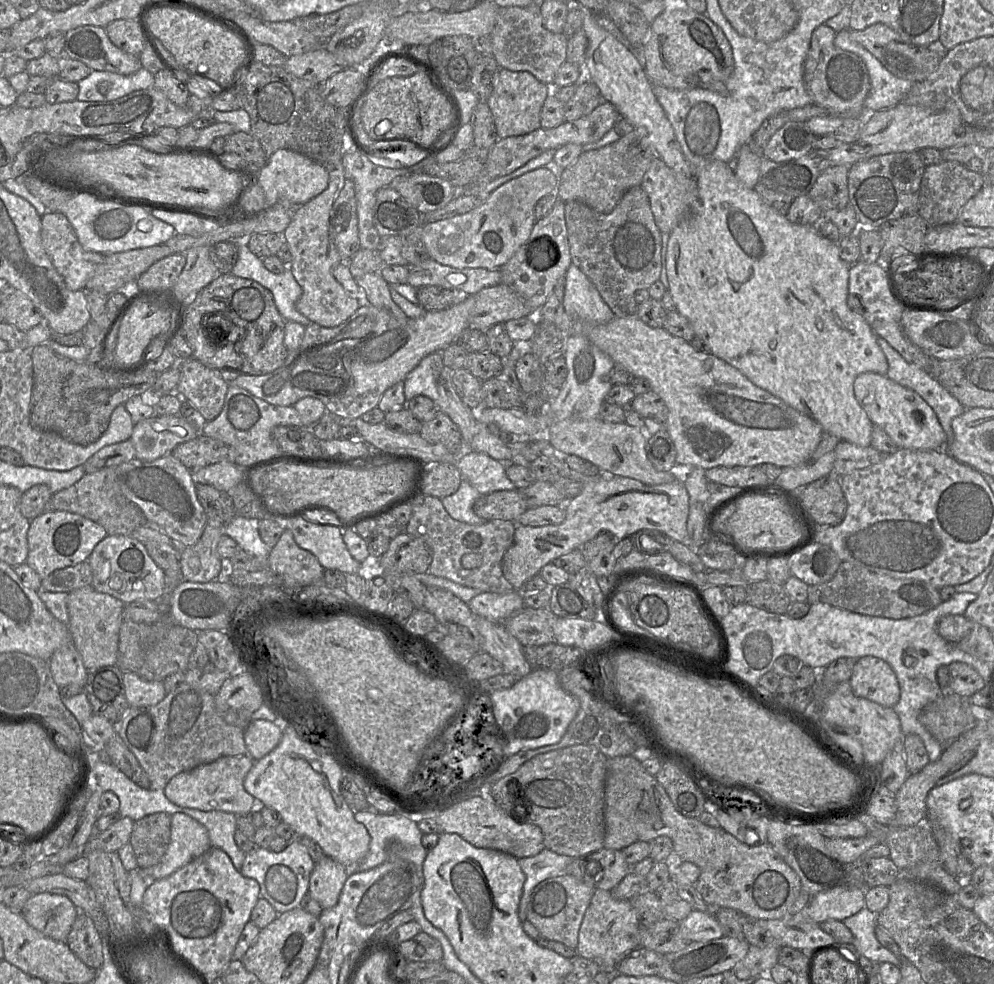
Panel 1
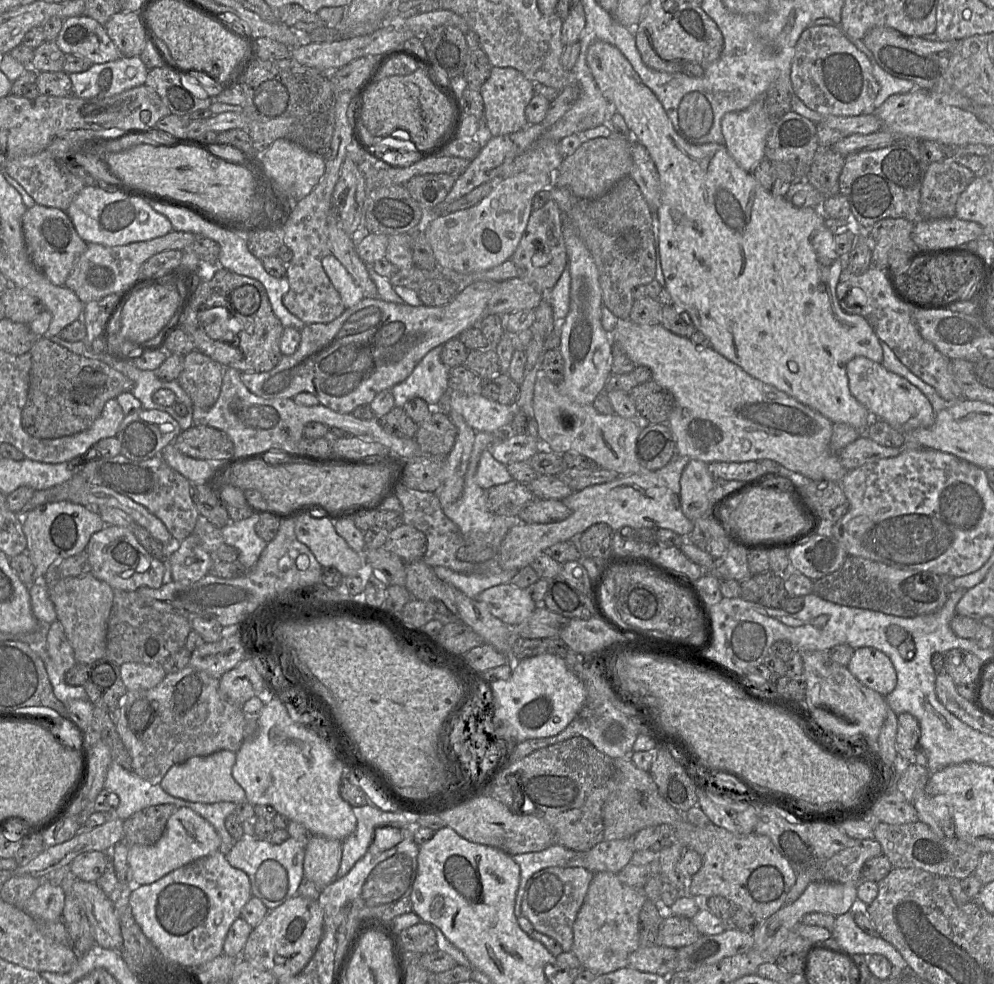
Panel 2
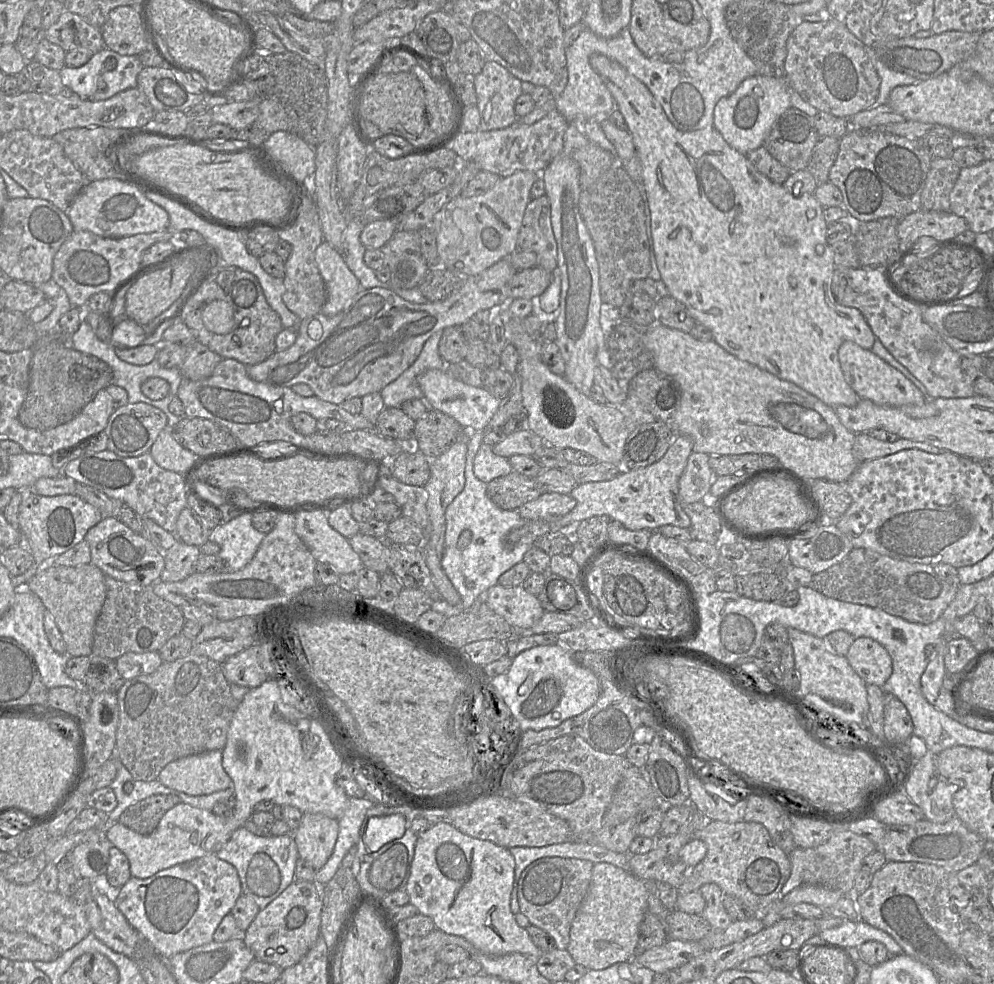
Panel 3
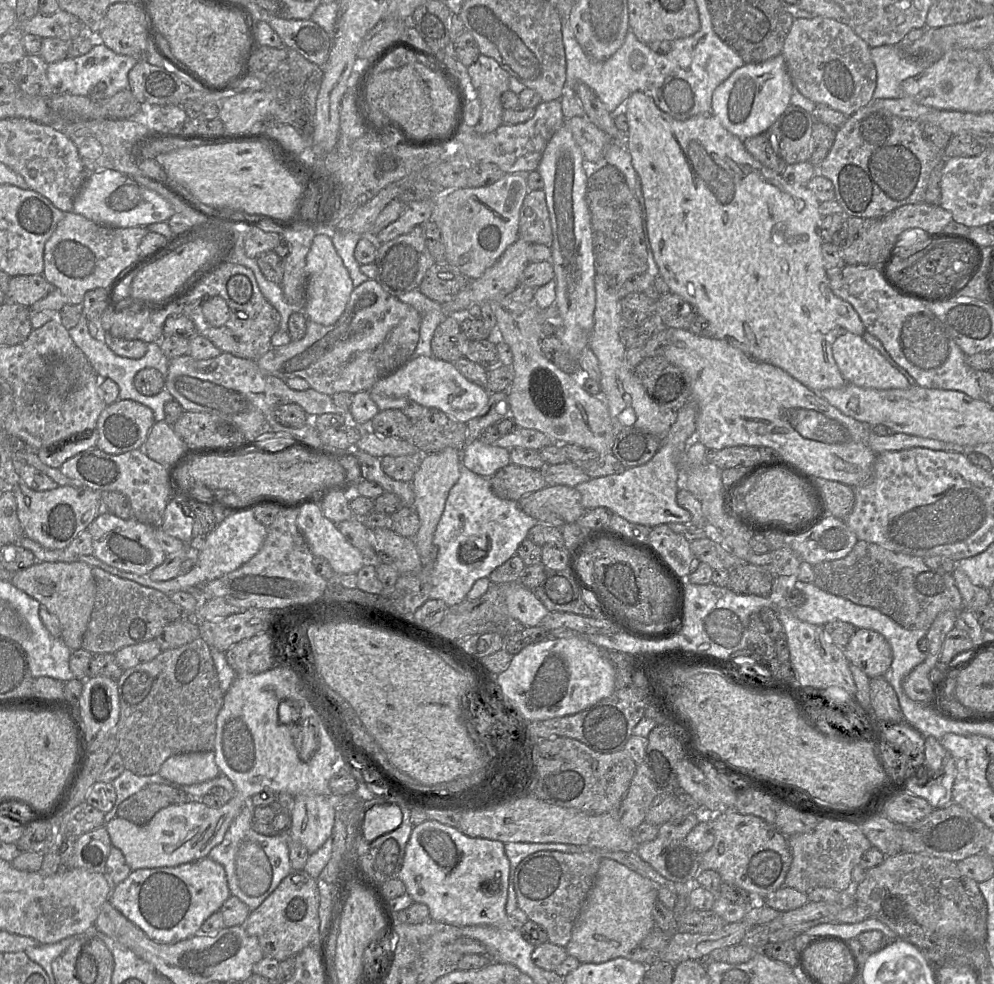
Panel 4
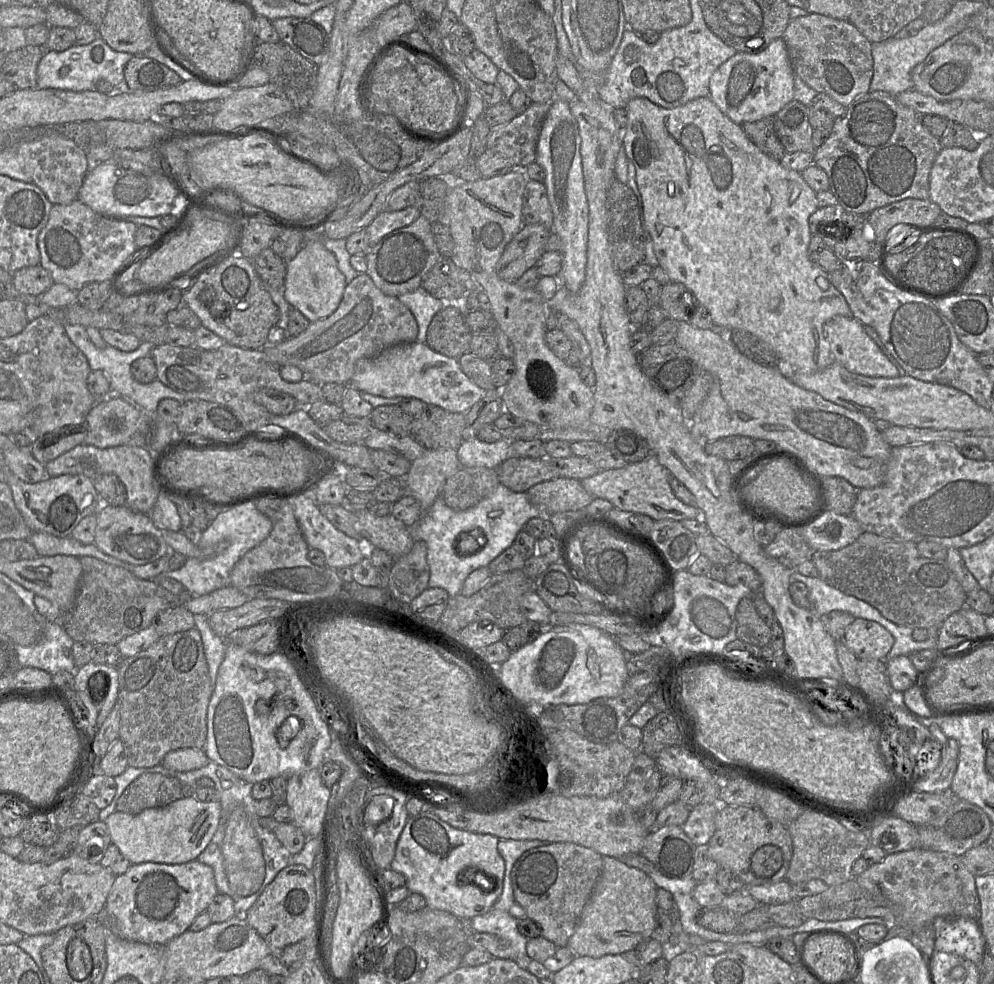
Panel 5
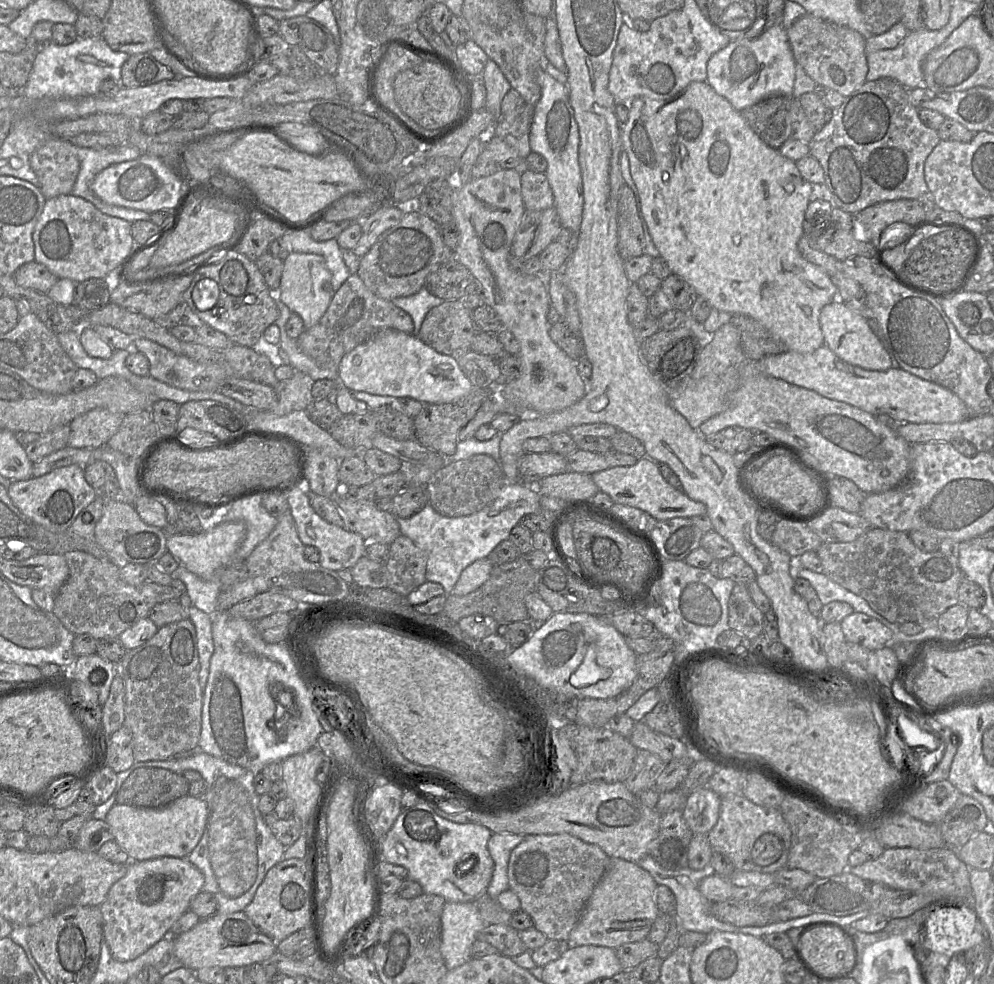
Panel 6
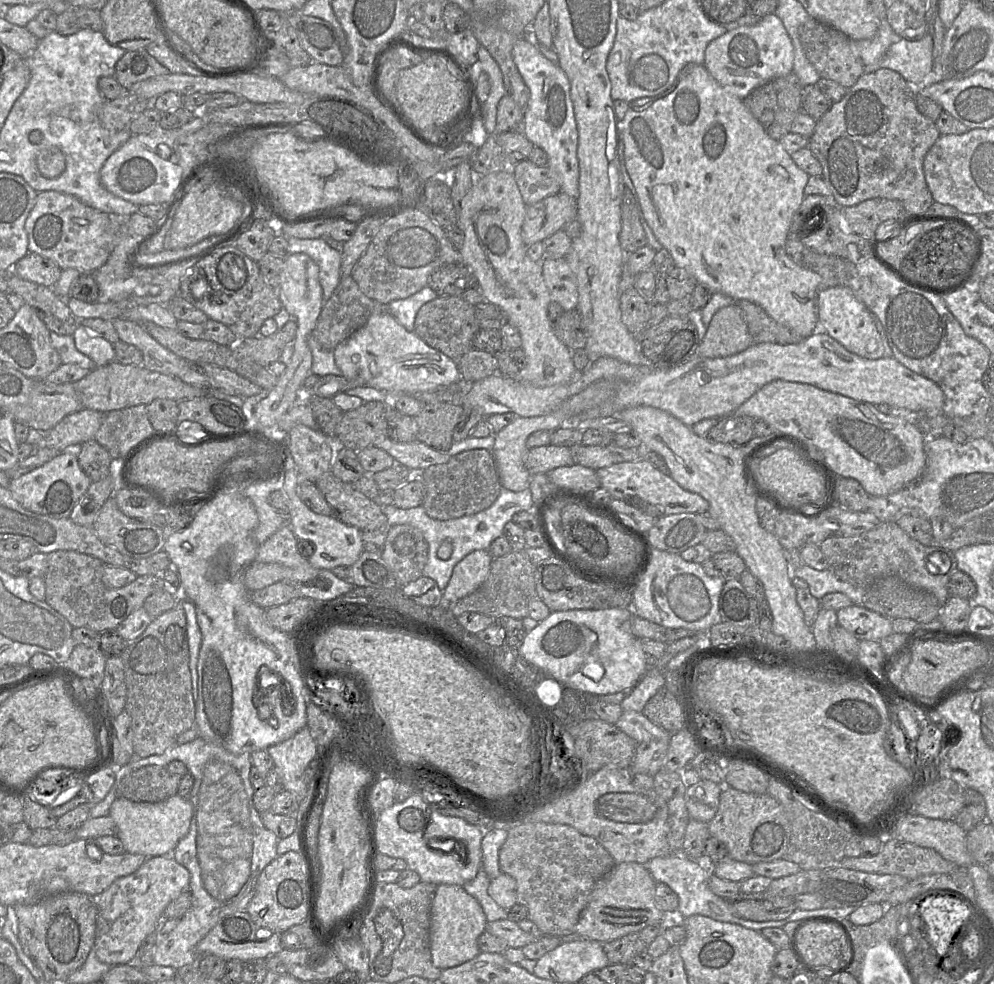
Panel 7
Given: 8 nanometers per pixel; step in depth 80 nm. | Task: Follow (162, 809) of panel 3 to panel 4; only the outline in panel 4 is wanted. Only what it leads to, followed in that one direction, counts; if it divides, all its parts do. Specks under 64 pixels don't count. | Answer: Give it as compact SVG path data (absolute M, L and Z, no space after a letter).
M152 783L124 800L118 806L117 816L137 825L144 825L159 810L189 801L193 801L193 797L177 788Z

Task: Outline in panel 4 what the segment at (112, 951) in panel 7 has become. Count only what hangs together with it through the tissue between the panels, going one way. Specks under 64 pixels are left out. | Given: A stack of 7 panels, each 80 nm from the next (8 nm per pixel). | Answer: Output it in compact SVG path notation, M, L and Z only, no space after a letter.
M207 856L175 867L132 870L124 881L113 886L108 901L150 939L170 944L198 934L203 922L210 915L218 912L230 896L224 867Z

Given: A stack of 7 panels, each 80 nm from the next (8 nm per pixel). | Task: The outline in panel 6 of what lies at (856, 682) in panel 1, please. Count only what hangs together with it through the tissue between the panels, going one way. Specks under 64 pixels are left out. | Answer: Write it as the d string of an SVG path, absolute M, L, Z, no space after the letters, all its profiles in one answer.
M854 611L840 622L841 630L847 642L876 651L886 646L892 638L892 631L864 613Z

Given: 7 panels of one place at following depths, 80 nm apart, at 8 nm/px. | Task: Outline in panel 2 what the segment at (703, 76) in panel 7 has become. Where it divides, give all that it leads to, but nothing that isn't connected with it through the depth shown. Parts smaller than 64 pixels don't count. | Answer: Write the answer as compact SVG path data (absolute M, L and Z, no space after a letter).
M596 41L589 46L586 61L597 87L613 110L624 118L631 135L646 148L656 166L660 185L660 205L657 210L658 253L665 288L672 298L673 305L690 316L696 330L709 339L710 347L740 366L750 376L785 392L819 412L832 423L846 423L858 430L860 435L865 434L872 416L850 392L846 366L851 359L858 356L882 364L883 350L879 344L880 339L867 320L860 315L847 313L839 304L836 287L843 271L842 258L835 250L834 234L826 227L823 213L816 208L796 207L785 197L772 195L759 184L752 173L746 172L735 162L724 144L693 144L684 139L674 129L655 94L642 82L630 62L616 47L603 41Z

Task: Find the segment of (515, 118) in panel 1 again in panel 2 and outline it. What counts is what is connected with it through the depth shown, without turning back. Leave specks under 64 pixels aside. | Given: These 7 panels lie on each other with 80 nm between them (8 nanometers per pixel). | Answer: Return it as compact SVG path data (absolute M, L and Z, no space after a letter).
M493 66L489 78L479 90L484 103L482 138L515 133L529 124L525 110L535 95L533 82L514 68Z

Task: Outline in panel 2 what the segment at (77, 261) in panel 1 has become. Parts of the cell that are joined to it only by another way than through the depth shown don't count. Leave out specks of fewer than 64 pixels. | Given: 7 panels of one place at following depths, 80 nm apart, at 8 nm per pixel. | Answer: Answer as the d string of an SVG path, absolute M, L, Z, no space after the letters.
M40 204L28 208L22 218L22 229L28 255L33 264L55 285L64 286L75 261L86 250L87 243L83 241L66 211L58 208L46 207Z

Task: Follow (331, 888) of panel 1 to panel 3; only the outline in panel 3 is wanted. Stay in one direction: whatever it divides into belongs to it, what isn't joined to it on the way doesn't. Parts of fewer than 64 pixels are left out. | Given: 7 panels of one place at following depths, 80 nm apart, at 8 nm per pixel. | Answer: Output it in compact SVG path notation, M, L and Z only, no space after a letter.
M303 813L301 823L293 833L300 857L314 871L322 868L333 853L338 837L337 819L323 814Z

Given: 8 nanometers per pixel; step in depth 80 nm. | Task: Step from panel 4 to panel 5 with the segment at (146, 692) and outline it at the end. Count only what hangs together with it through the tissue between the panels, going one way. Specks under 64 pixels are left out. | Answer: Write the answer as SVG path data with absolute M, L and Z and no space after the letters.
M196 627L187 631L160 636L158 640L146 650L143 650L134 656L123 658L118 667L118 706L120 713L119 739L124 745L128 766L135 768L150 768L157 766L162 763L162 760L167 753L178 749L191 748L204 751L207 738L207 710L213 689L202 638Z

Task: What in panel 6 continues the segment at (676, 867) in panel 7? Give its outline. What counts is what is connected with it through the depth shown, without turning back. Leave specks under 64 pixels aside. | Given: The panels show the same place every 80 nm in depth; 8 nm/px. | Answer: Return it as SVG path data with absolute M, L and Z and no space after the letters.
M645 855L640 860L636 862L641 868L648 871L654 878L657 885L667 886L675 895L676 898L676 915L679 918L679 922L683 930L700 932L704 934L709 934L712 931L728 931L728 932L740 932L744 934L749 934L752 936L763 938L765 935L772 933L787 933L791 928L796 928L800 924L804 923L804 917L795 918L787 921L781 921L777 923L772 923L765 926L749 926L749 927L737 927L732 924L722 922L717 919L711 913L712 903L707 900L699 890L700 881L705 876L706 872L699 872L687 867L678 871L671 871L663 868L657 863L657 861L650 855Z

